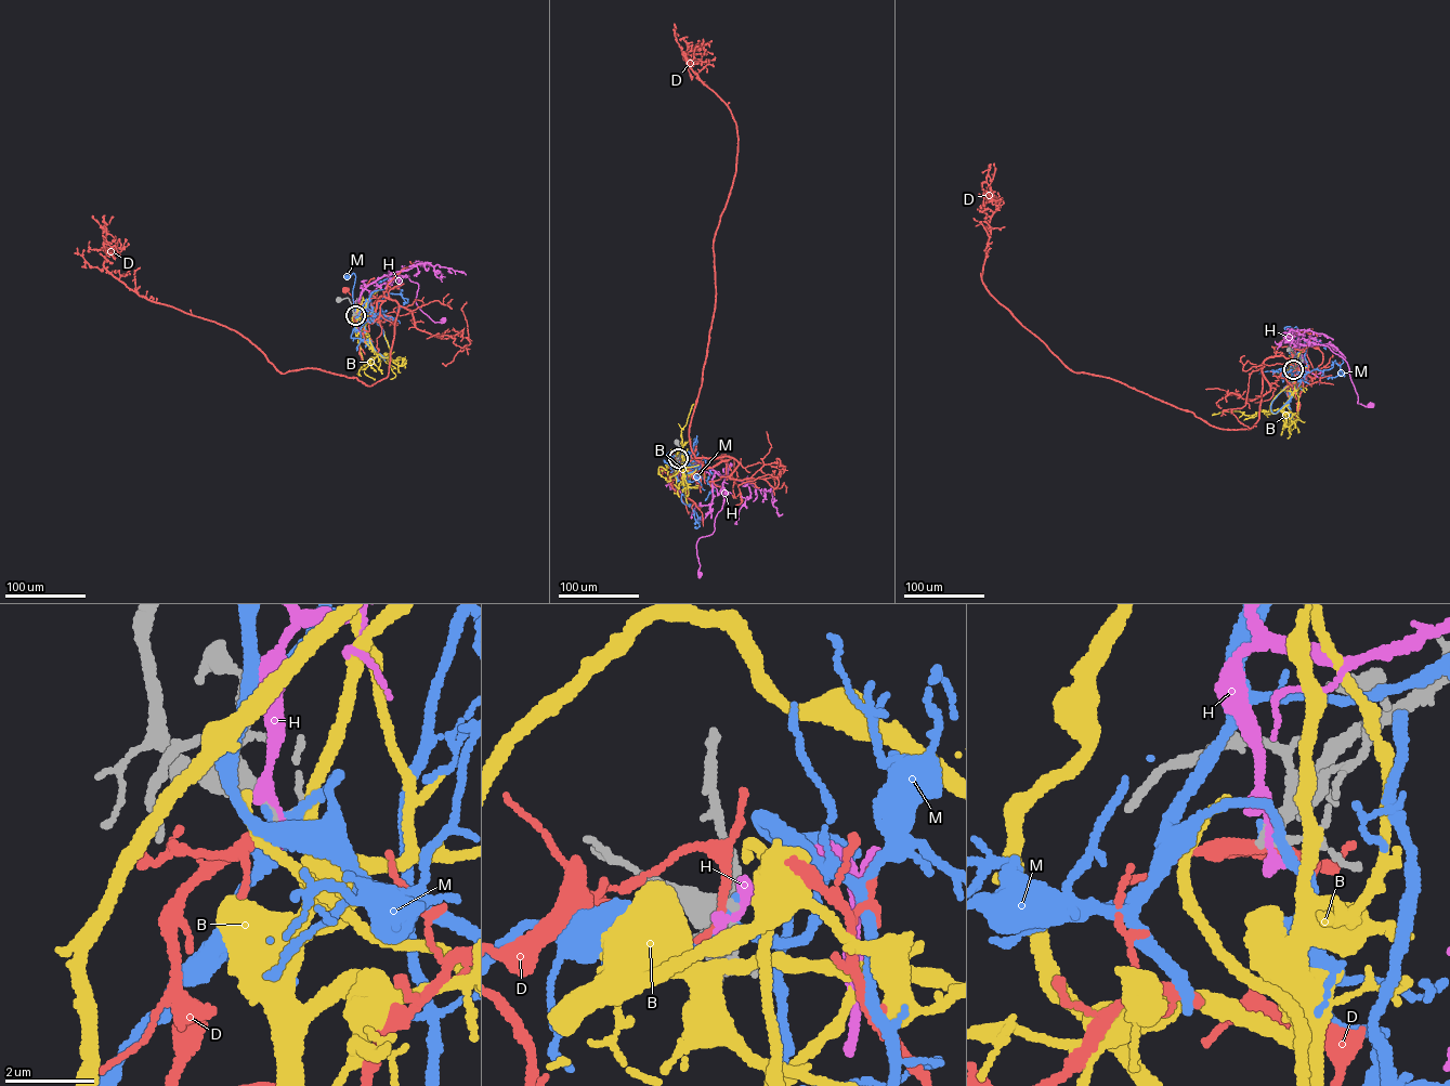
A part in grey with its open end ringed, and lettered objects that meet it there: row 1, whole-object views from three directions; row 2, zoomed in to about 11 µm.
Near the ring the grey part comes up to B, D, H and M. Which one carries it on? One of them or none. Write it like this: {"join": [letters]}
{"join": []}

